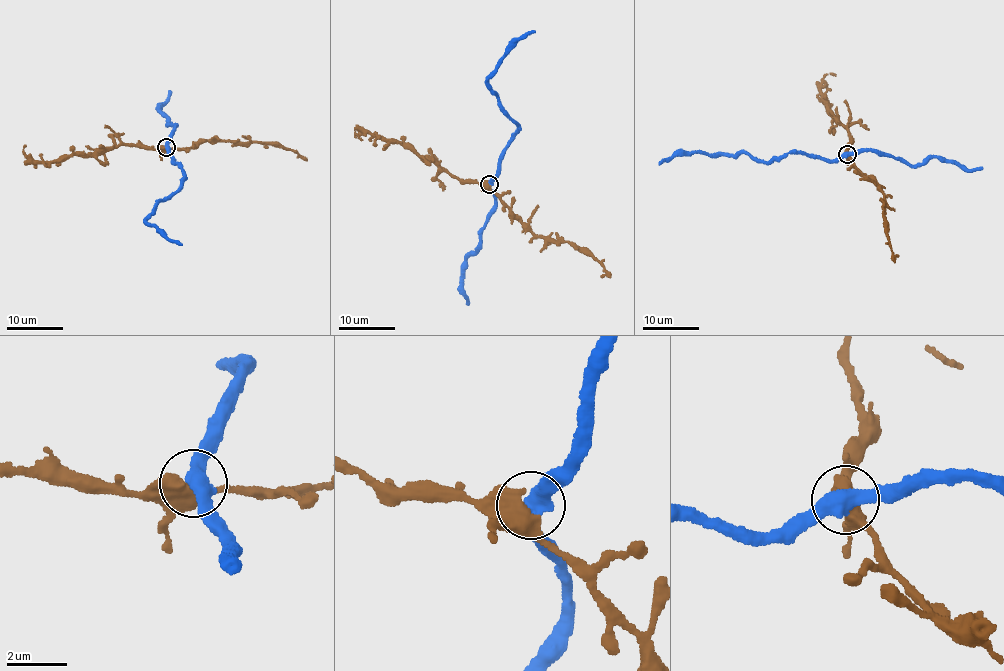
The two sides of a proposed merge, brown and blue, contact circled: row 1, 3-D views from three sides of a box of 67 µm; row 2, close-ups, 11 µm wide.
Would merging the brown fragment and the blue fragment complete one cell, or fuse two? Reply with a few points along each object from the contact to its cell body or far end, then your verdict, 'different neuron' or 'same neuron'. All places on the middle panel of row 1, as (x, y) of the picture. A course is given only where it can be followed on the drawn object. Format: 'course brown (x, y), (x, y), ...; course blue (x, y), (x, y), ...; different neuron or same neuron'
course brown (488, 184), (461, 182), (401, 144), (374, 137), (369, 132), (357, 129), (356, 137); course blue (488, 184), (518, 123), (508, 115), (497, 93), (491, 90), (488, 75), (509, 47), (535, 31); different neuron

